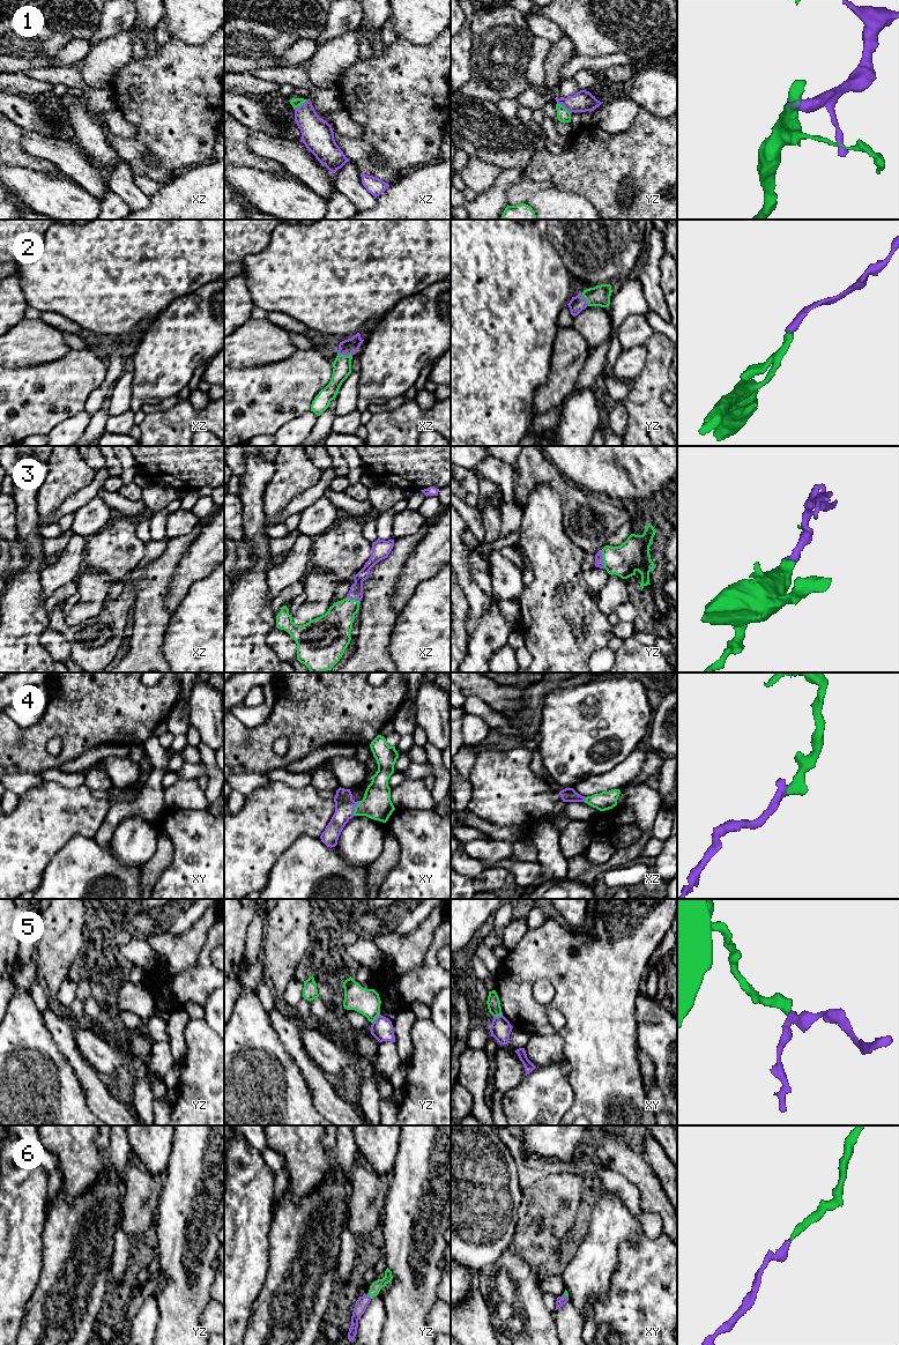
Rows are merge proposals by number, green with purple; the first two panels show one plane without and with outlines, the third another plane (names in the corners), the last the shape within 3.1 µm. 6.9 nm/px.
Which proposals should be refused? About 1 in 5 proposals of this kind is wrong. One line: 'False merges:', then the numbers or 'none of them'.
False merges: 5

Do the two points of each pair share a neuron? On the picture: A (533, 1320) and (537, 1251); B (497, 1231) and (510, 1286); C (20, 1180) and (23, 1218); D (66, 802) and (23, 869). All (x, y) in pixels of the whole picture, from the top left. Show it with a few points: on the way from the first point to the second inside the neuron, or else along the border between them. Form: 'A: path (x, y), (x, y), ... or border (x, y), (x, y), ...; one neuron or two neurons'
A: border (513, 1253), (536, 1268); two neurons
B: border (509, 1247), (492, 1263), (481, 1269); two neurons
C: path (21, 1189), (21, 1209); one neuron
D: path (50, 818), (23, 845), (23, 853); one neuron

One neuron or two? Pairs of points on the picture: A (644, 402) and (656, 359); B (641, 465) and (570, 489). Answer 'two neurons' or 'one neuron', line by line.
A: one neuron
B: two neurons

